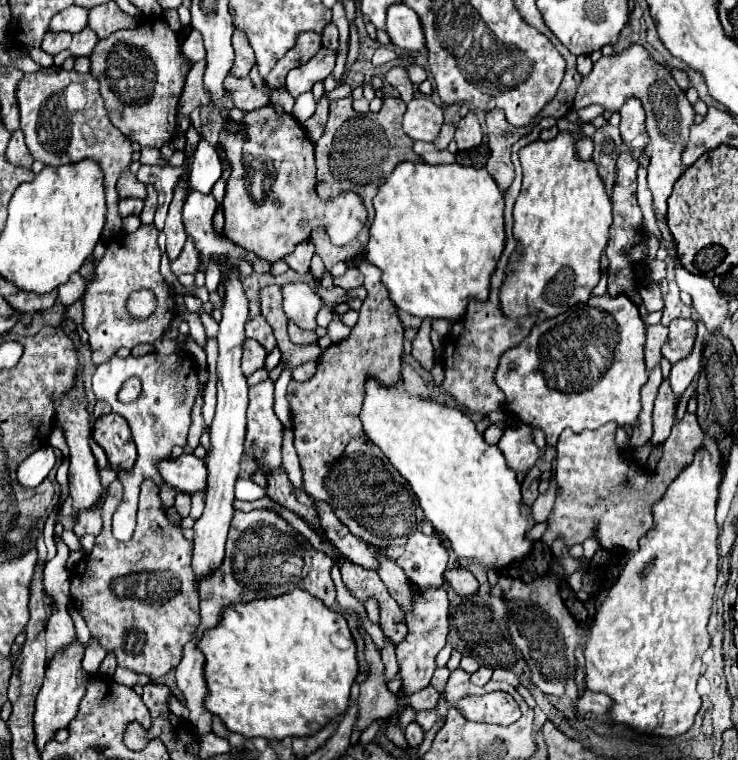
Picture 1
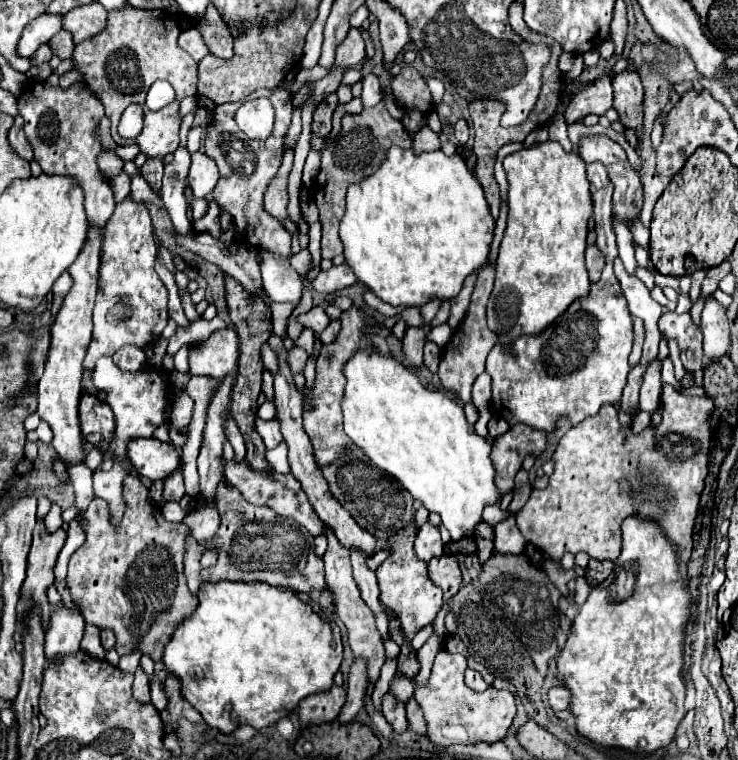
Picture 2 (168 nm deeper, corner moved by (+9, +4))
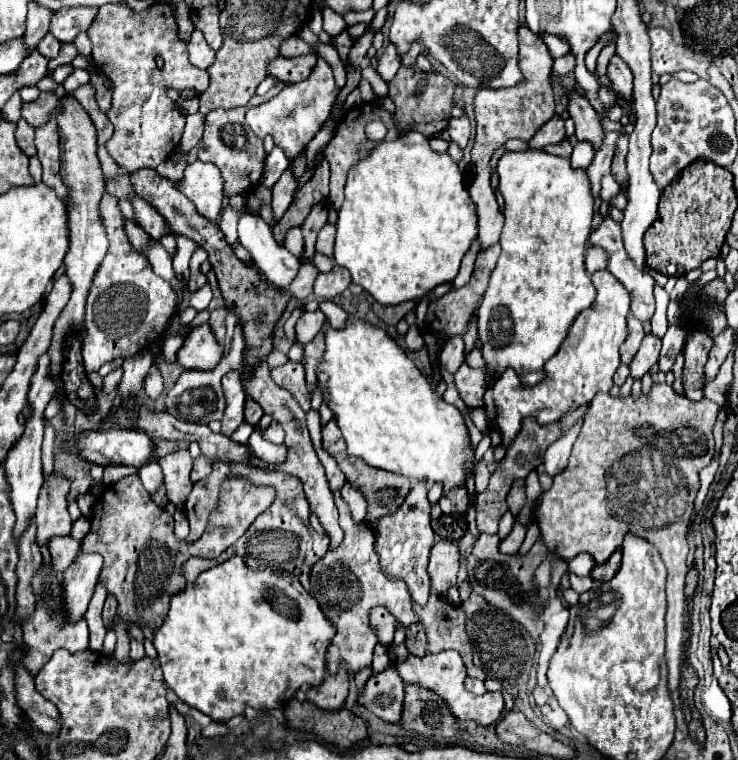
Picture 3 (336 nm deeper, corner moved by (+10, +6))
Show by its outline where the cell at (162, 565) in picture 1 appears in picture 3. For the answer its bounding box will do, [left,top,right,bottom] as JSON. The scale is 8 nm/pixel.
[81,476,191,662]

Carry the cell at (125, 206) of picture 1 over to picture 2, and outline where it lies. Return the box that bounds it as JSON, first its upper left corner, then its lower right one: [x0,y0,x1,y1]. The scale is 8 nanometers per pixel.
[110,172,130,202]

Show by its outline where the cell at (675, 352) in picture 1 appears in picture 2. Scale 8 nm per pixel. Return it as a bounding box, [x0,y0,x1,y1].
[658,312,702,386]

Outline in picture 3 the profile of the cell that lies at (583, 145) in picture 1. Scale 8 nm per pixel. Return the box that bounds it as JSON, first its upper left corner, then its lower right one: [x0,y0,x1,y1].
[567,94,605,150]

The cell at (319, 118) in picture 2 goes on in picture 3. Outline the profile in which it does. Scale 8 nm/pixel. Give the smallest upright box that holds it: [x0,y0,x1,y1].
[271,170,297,226]

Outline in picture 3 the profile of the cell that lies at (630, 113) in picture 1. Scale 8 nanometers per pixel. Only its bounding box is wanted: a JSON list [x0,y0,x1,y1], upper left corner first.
[607,54,633,100]

